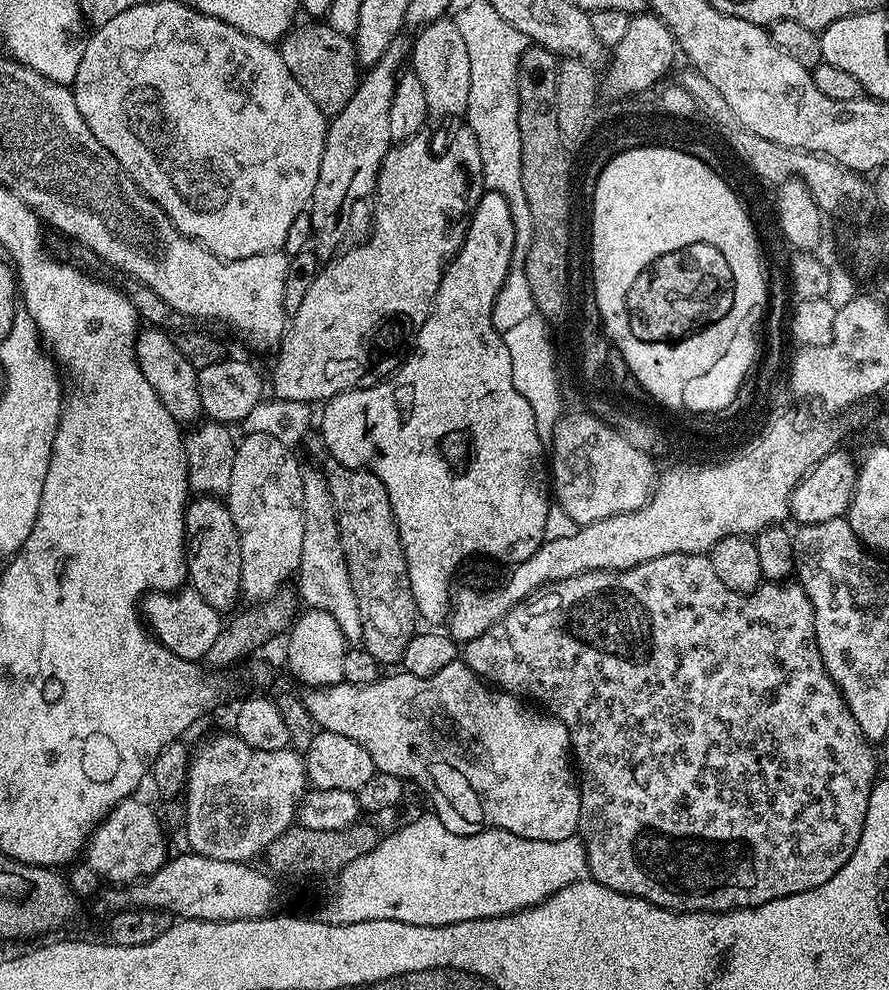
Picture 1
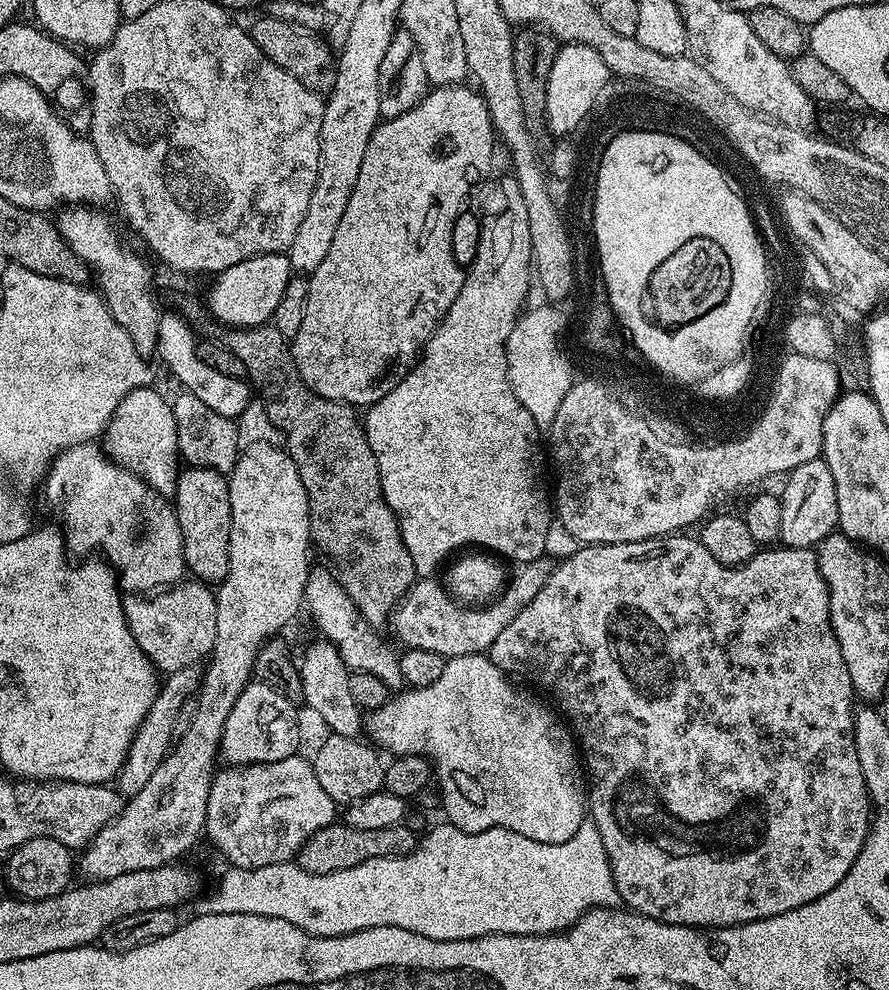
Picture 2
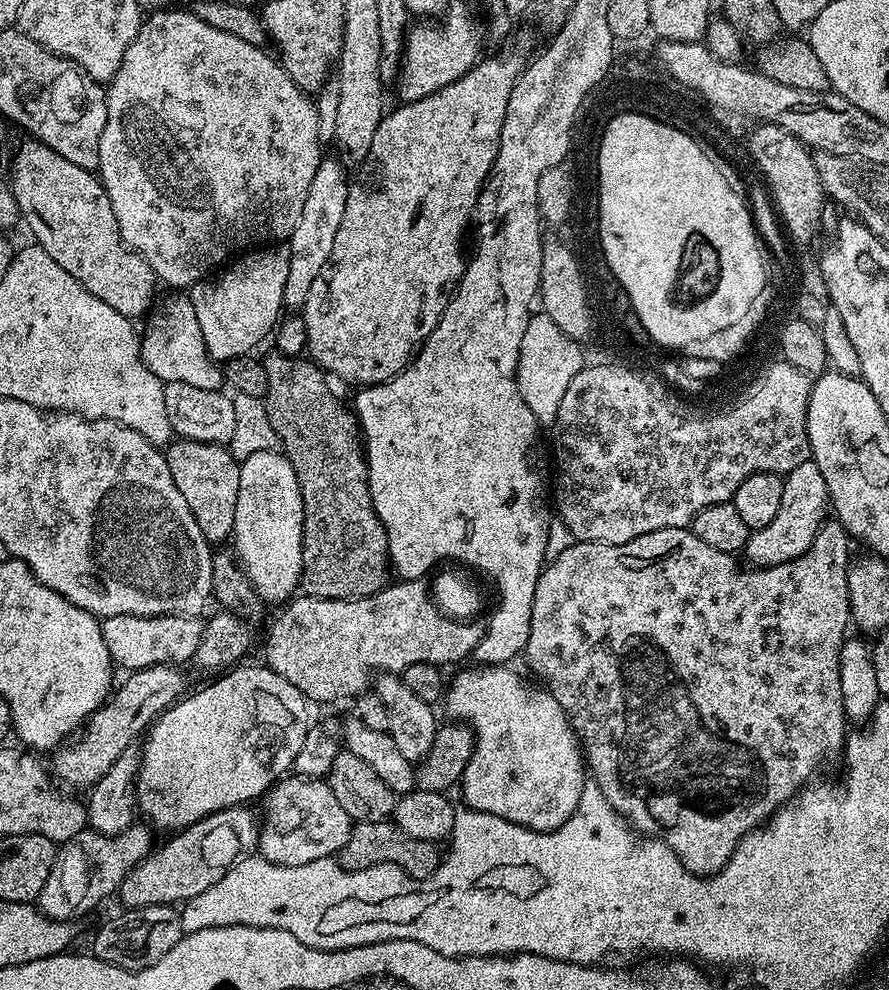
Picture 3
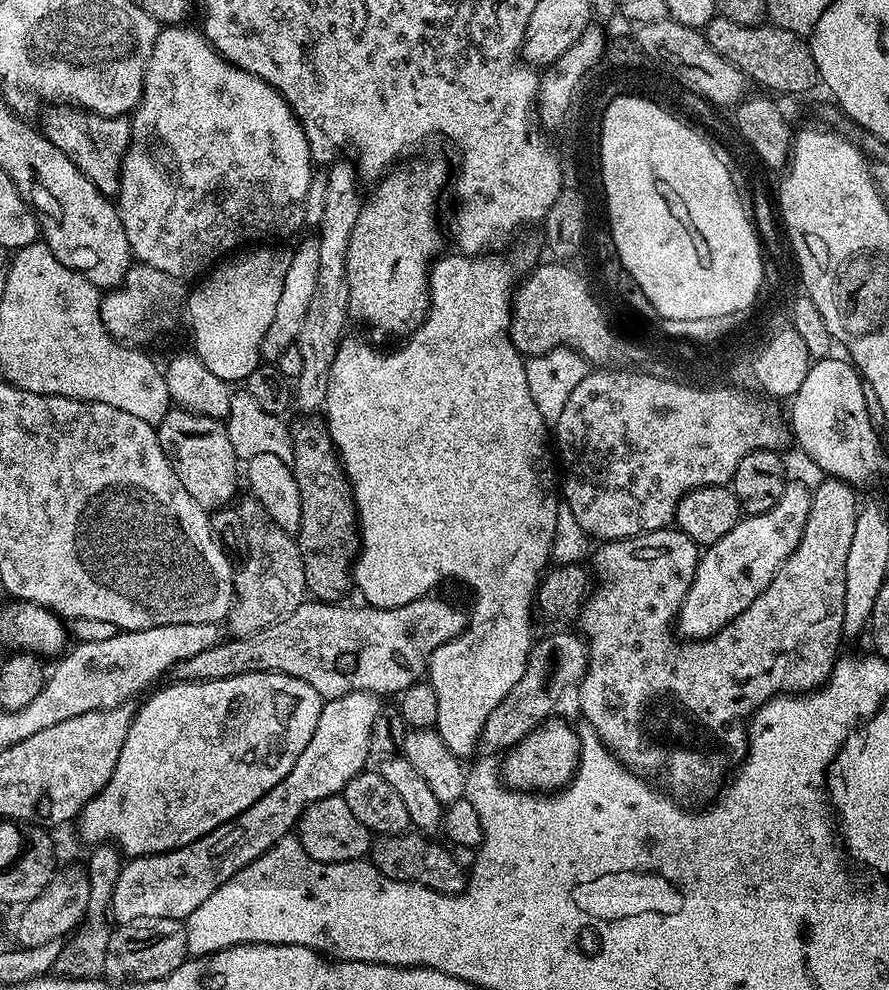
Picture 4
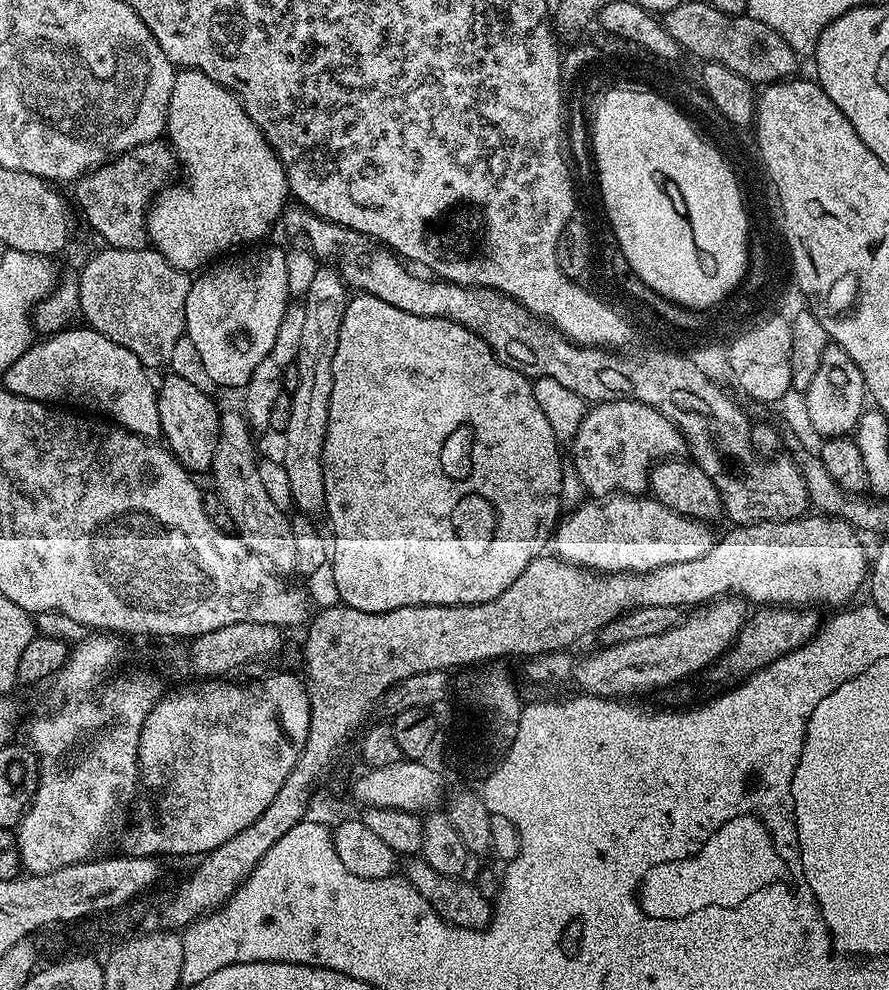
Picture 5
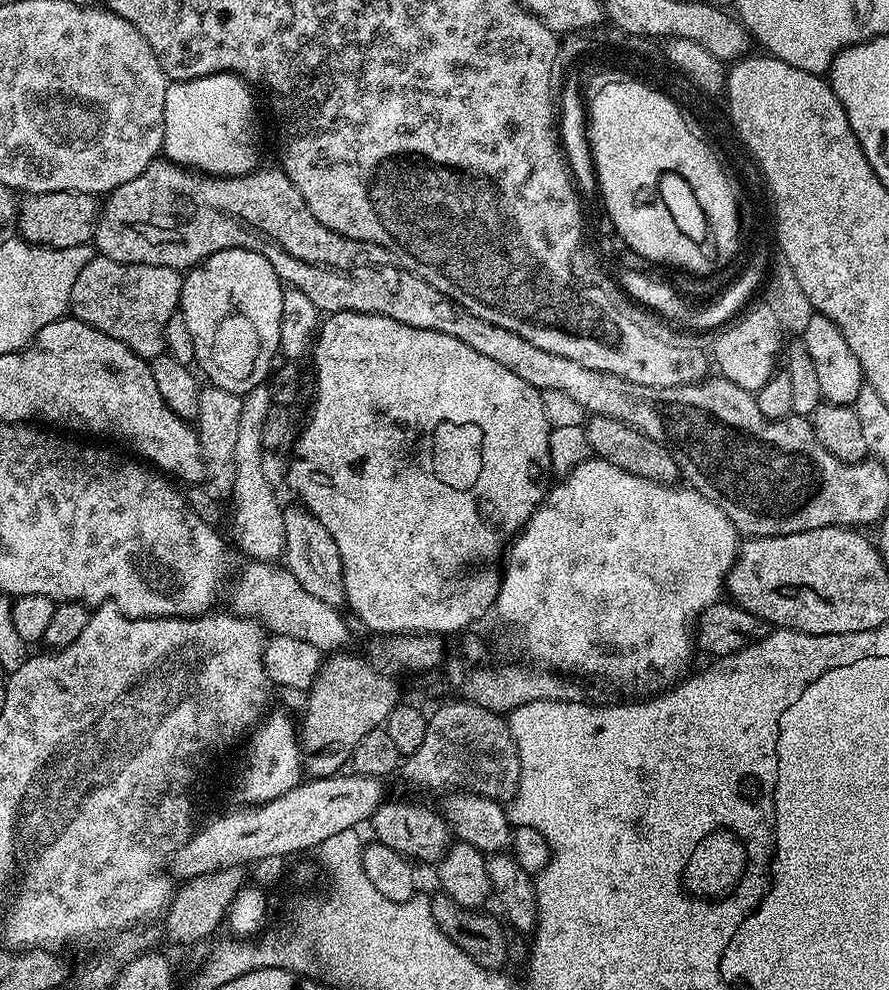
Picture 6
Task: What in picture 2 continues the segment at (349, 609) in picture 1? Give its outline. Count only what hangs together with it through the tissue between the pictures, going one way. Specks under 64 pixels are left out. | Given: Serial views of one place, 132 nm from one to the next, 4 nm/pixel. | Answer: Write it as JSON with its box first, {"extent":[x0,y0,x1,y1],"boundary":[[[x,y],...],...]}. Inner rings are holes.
{"extent":[303,567,405,690],"boundary":[[[313,567],[308,574],[304,587],[303,607],[312,615],[316,628],[321,637],[338,650],[342,662],[354,672],[374,674],[390,690],[400,690],[405,687],[402,678],[402,666],[397,653],[380,637],[381,633],[362,618],[358,606],[346,594],[346,590],[336,580],[335,575],[327,567]],[[325,568],[325,569],[324,569]]]}

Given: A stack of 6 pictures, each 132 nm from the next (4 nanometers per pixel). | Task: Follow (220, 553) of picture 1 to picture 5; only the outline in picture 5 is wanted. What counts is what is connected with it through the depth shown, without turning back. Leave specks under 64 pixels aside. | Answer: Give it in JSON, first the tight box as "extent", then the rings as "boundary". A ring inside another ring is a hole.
{"extent":[156,374,221,474],"boundary":[[[171,374],[165,376],[164,385],[159,385],[156,394],[163,443],[183,468],[193,474],[207,473],[214,462],[214,450],[220,433],[221,409],[216,408],[209,393],[198,390],[198,386],[186,382],[186,378]]]}

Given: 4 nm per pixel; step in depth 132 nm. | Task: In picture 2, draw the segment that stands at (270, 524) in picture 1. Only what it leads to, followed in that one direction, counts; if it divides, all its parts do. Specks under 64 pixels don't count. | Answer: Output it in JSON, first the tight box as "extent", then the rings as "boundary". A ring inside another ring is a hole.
{"extent":[78,441,313,882],"boundary":[[[258,441],[254,445],[241,451],[240,456],[236,460],[234,470],[228,476],[228,489],[230,490],[230,510],[232,511],[232,529],[230,530],[230,570],[226,574],[226,578],[221,580],[216,593],[216,609],[218,610],[218,634],[214,638],[214,646],[212,647],[212,655],[207,661],[206,667],[203,669],[200,686],[194,697],[196,708],[192,712],[192,721],[190,726],[183,729],[179,733],[178,739],[173,743],[169,753],[158,766],[158,770],[154,770],[154,775],[150,777],[150,782],[146,782],[146,786],[142,786],[142,790],[138,790],[138,794],[134,794],[125,803],[124,809],[119,812],[114,819],[109,820],[102,830],[98,830],[98,834],[94,834],[94,838],[88,844],[84,845],[78,856],[78,872],[84,875],[83,879],[88,882],[97,880],[109,880],[110,878],[118,878],[118,874],[130,874],[130,870],[150,870],[157,868],[163,864],[170,864],[179,861],[180,856],[184,856],[196,844],[196,839],[202,836],[204,832],[204,823],[206,822],[206,802],[210,798],[210,786],[212,785],[212,777],[214,775],[214,767],[216,760],[220,756],[220,739],[222,738],[222,730],[226,726],[226,718],[230,716],[230,710],[234,708],[234,702],[238,700],[238,694],[242,694],[242,690],[253,679],[252,671],[254,670],[254,658],[258,658],[258,650],[269,640],[273,639],[280,631],[295,618],[299,612],[302,612],[304,602],[304,587],[308,581],[310,571],[310,563],[308,564],[308,555],[313,555],[312,535],[310,534],[310,510],[308,509],[308,499],[306,498],[306,486],[302,486],[302,478],[298,474],[298,466],[294,466],[292,459],[288,457],[287,451],[280,444],[267,444],[264,441]]]}

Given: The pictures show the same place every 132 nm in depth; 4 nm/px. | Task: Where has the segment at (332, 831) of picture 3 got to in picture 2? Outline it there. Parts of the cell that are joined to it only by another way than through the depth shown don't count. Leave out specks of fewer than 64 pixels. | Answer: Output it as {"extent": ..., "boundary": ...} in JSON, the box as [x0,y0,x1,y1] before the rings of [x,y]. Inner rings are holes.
{"extent":[204,754,338,868],"boundary":[[[297,754],[269,764],[228,766],[212,777],[204,832],[234,868],[287,864],[318,830],[333,823],[338,806],[322,790],[311,759]]]}

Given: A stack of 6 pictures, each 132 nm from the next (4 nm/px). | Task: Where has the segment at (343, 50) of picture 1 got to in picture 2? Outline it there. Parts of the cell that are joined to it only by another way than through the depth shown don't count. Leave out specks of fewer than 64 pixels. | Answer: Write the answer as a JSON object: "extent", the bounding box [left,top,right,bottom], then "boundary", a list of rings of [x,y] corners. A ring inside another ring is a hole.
{"extent":[250,15,336,94],"boundary":[[[261,15],[261,20],[256,20],[250,27],[250,35],[254,46],[270,58],[282,70],[294,74],[302,86],[306,86],[311,92],[327,94],[331,92],[336,81],[336,61],[333,49],[329,47],[325,37],[319,31],[307,28],[301,24],[294,24],[291,20]]]}

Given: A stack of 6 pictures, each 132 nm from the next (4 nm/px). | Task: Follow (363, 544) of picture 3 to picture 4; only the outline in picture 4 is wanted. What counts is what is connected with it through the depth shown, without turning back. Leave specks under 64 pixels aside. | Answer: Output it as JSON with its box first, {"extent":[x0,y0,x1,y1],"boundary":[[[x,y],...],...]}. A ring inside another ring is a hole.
{"extent":[290,418,360,602],"boundary":[[[300,418],[291,421],[290,429],[293,444],[292,473],[298,482],[300,501],[302,502],[302,518],[298,543],[302,566],[306,570],[306,586],[315,599],[325,602],[336,602],[341,599],[347,588],[353,587],[352,569],[357,552],[360,550],[360,529],[356,518],[356,503],[352,497],[352,488],[348,485],[348,475],[340,462],[334,442],[328,433],[328,425],[320,418]]]}

